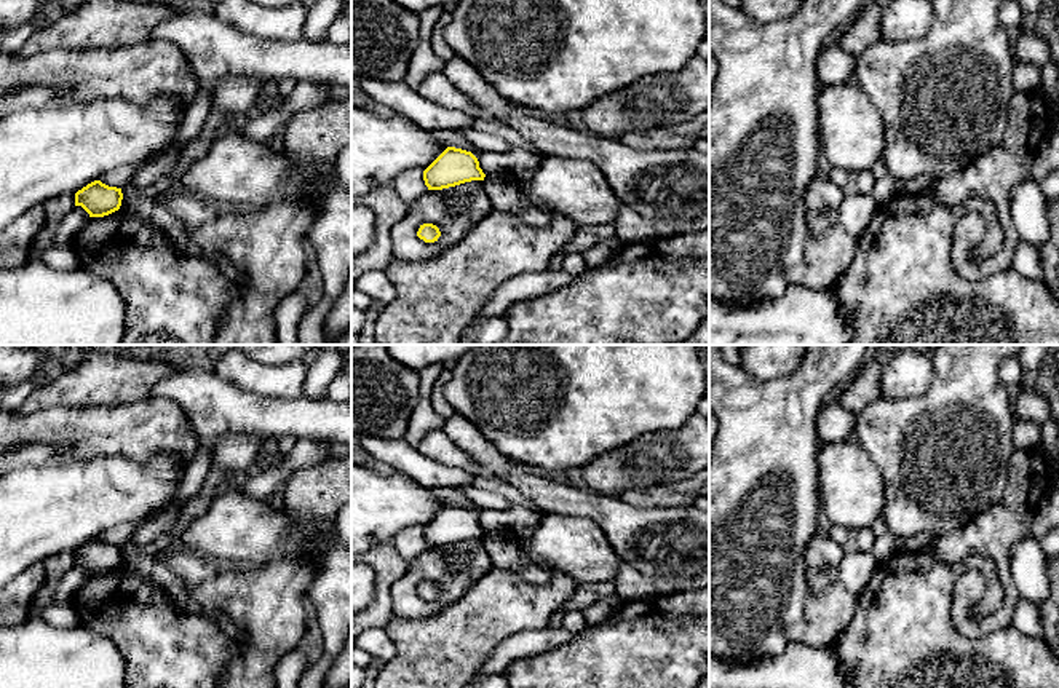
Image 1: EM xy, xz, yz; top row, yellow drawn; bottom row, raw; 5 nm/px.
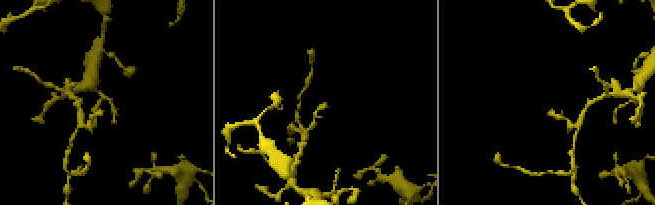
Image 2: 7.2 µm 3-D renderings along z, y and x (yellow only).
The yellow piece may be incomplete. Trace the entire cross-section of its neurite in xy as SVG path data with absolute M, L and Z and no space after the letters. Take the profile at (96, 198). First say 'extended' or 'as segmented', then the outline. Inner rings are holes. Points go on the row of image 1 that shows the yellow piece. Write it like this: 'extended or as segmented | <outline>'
as segmented | M94 180L75 193L75 206L81 206L89 217L104 217L120 209L121 188Z

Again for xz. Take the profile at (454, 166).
as segmented | M447 147L425 171L428 190L442 190L471 180L484 180L478 158L466 150Z

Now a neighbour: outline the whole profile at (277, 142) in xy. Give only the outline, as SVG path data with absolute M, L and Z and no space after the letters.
M286 128L276 131L273 136L267 137L264 140L265 147L272 152L272 153L281 153L286 147Z

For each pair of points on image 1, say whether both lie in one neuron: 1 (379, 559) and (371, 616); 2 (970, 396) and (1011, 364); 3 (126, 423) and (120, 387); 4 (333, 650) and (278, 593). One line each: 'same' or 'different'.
1: same
2: different
3: different
4: different

